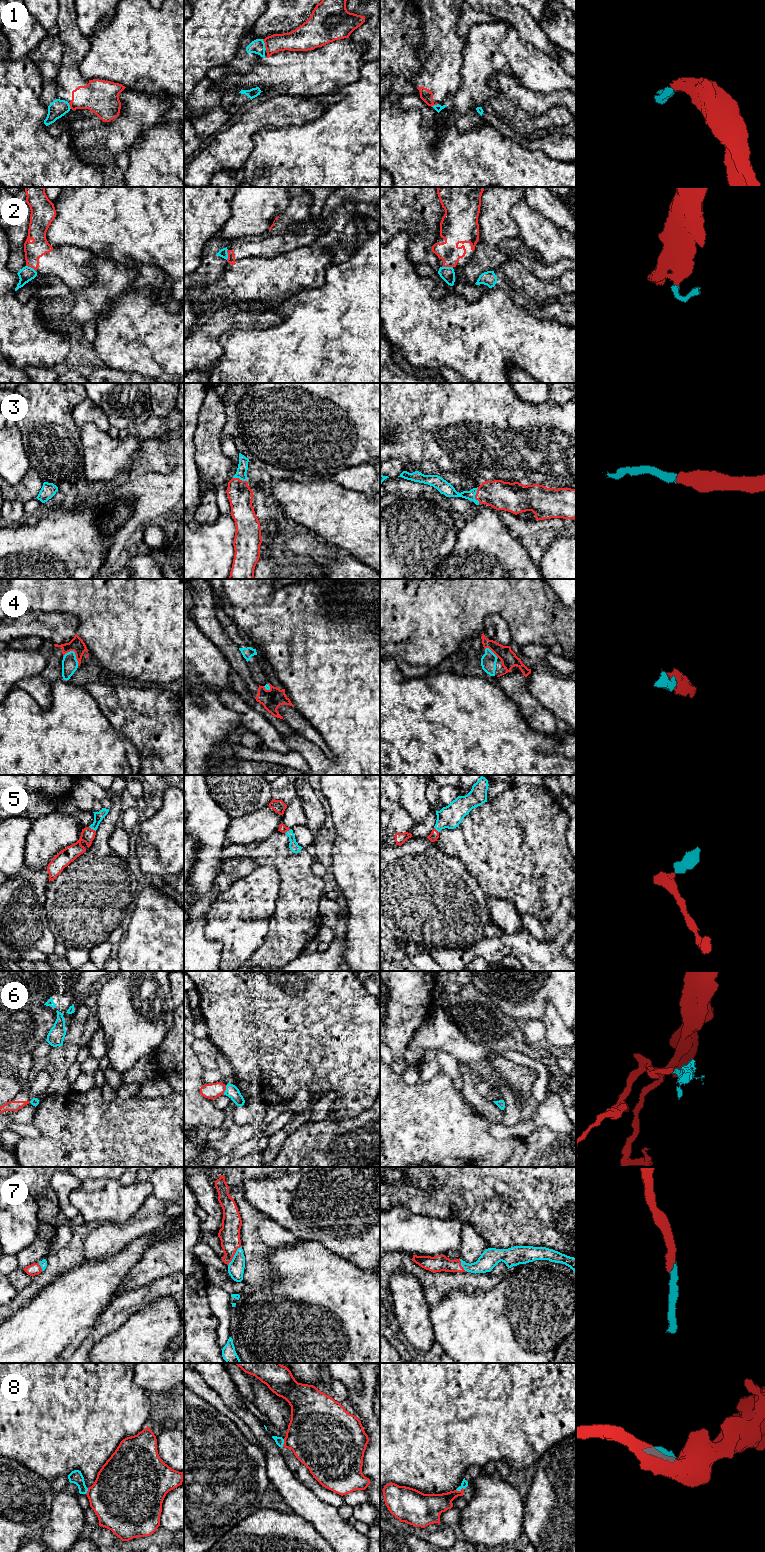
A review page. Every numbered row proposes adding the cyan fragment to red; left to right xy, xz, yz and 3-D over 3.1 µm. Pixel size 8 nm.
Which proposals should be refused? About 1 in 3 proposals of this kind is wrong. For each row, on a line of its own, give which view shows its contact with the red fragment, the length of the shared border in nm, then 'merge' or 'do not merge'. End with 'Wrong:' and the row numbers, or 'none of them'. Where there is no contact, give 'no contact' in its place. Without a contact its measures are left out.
1: xz | 90 nm | do not merge
2: xz | 90 nm | do not merge
3: yz | 140 nm | merge
4: xy | 150 nm | merge
5: xy | 70 nm | merge
6: xz | 80 nm | do not merge
7: xz | 190 nm | merge
8: yz | 70 nm | do not merge
Wrong: 1, 2, 6, 8

